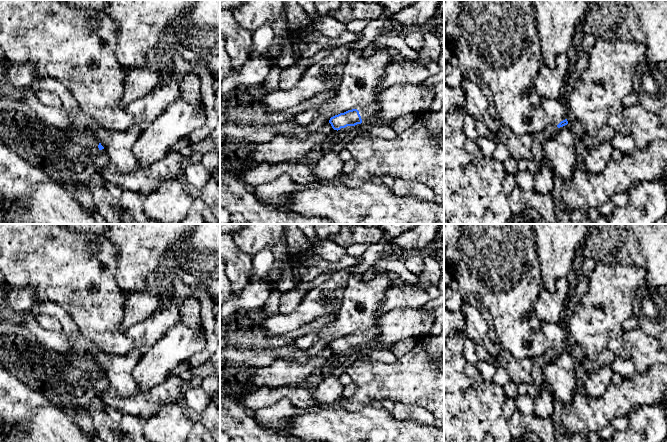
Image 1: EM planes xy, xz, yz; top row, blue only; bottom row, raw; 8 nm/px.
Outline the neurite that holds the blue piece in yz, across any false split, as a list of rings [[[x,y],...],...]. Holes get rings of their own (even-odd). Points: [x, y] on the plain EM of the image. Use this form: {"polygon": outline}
{"polygon": [[[541,321],[542,329],[547,339],[552,344],[552,348],[558,352],[568,348],[567,330],[563,323],[550,323]]]}

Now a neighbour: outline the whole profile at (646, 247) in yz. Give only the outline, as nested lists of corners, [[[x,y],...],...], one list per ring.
[[[626,224],[628,237],[616,261],[645,271],[646,285],[668,286],[668,224]]]

